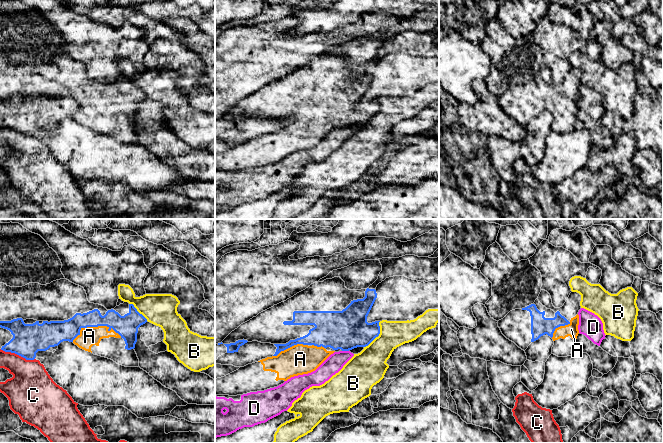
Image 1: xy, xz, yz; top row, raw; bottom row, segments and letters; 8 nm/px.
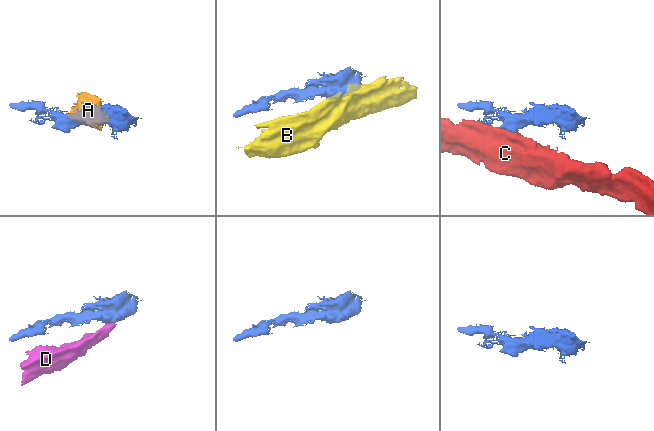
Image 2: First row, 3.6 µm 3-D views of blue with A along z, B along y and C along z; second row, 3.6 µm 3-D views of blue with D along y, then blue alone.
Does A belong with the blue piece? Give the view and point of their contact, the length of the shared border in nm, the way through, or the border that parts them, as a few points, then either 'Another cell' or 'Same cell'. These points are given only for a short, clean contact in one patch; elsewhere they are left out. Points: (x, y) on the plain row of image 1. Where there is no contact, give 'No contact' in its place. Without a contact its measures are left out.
Touches blue at xy (95, 102). Shared border 400 nm. Another cell

